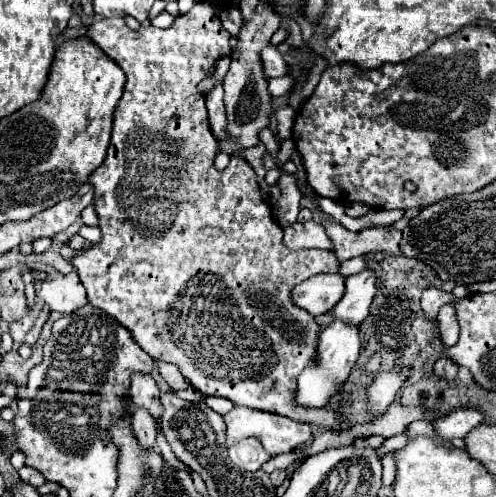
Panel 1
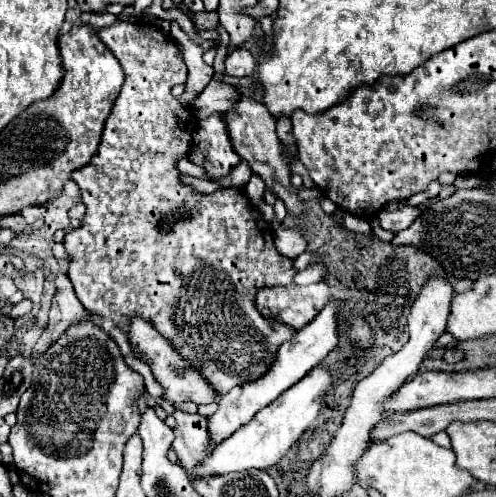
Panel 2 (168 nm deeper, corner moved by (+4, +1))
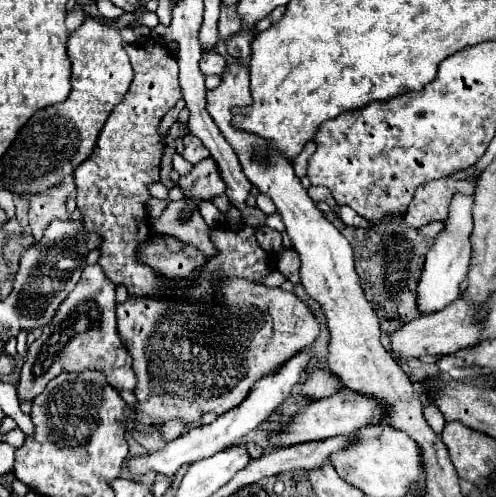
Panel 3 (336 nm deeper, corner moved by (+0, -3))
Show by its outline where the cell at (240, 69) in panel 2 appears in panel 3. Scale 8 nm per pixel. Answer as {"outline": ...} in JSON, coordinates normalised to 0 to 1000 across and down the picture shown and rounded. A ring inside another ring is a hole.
{"outline":[[[435,105],[407,109],[407,117],[403,117],[403,141],[407,141],[407,149],[415,149],[415,153],[423,153],[423,149],[448,149],[452,137],[456,137],[456,125],[452,125],[452,117],[444,109],[435,109]]]}

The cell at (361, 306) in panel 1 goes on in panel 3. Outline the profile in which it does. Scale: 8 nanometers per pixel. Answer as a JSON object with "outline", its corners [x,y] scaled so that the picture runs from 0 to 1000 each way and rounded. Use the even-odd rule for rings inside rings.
{"outline":[[[613,704],[613,708],[597,712],[597,716],[585,720],[565,744],[556,744],[556,748],[548,748],[544,757],[520,765],[516,777],[512,777],[512,785],[500,793],[500,801],[496,801],[484,817],[476,817],[476,821],[468,821],[464,829],[440,837],[427,853],[419,853],[419,857],[399,857],[399,861],[387,861],[387,865],[371,869],[363,881],[339,889],[339,893],[335,893],[327,905],[319,905],[319,909],[302,909],[302,913],[290,913],[290,918],[270,918],[270,922],[262,922],[262,926],[254,930],[258,962],[274,966],[278,958],[286,958],[286,954],[294,954],[294,950],[302,950],[302,946],[306,946],[306,950],[319,950],[319,954],[351,958],[351,954],[363,946],[363,938],[387,934],[387,930],[395,930],[395,926],[419,922],[419,918],[427,918],[427,913],[440,913],[440,909],[448,909],[452,901],[464,901],[468,893],[480,889],[484,877],[500,873],[500,869],[512,865],[516,857],[524,857],[524,853],[573,809],[573,801],[585,793],[585,785],[609,765],[609,748],[621,740],[625,720],[629,720],[629,716],[625,716],[625,704]]]}

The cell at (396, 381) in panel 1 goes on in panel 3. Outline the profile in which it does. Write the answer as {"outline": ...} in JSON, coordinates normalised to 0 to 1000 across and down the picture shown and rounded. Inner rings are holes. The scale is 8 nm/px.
{"outline":[[[919,386],[911,394],[911,406],[903,414],[903,439],[895,447],[891,467],[883,467],[859,511],[859,531],[851,543],[851,559],[843,567],[843,624],[851,632],[887,628],[927,596],[923,571],[940,559],[944,527],[948,527],[944,475],[952,467],[952,410],[956,410],[956,394],[940,394],[931,386]]]}

